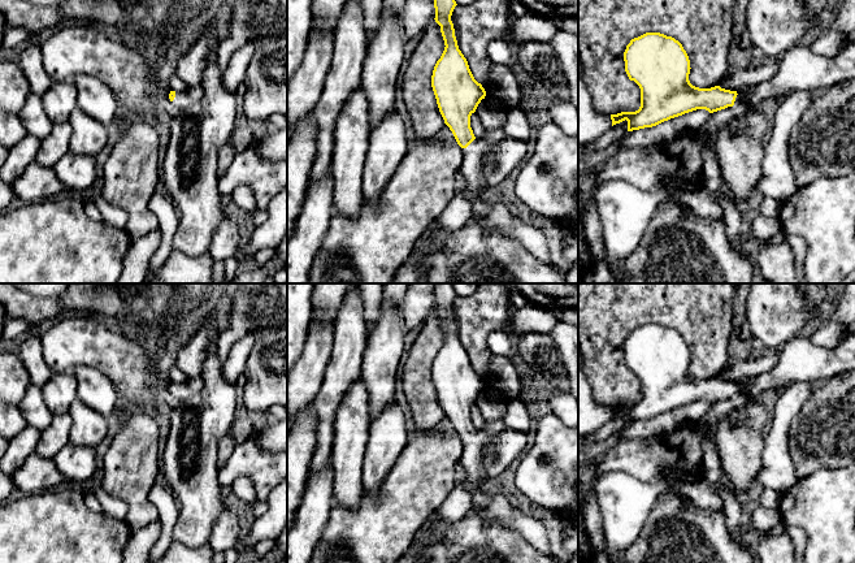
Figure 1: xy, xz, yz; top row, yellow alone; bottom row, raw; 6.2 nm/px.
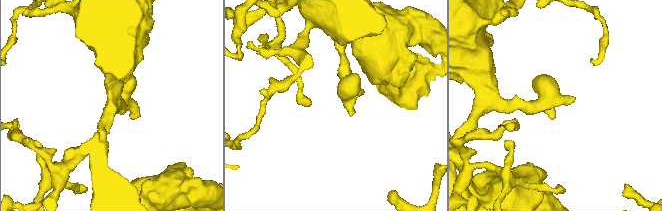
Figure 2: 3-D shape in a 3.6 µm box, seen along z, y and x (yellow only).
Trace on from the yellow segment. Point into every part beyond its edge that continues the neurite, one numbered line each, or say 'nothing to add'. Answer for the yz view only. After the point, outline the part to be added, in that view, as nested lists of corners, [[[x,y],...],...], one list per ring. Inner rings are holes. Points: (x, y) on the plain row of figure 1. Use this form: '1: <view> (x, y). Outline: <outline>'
1: yz (799, 359). Outline: [[[855,333],[834,348],[824,348],[799,335],[778,348],[780,359],[768,372],[738,385],[734,395],[747,394],[758,400],[769,389],[785,389],[793,382],[828,382],[842,372],[855,369]]]

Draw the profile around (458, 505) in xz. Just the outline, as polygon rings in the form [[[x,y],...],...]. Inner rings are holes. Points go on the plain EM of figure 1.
[[[455,485],[448,498],[417,530],[412,545],[428,546],[437,542],[447,525],[469,514],[472,504],[473,491],[468,486]]]

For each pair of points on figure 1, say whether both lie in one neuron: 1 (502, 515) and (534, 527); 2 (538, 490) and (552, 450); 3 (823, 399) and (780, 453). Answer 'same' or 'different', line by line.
1: same
2: same
3: different

